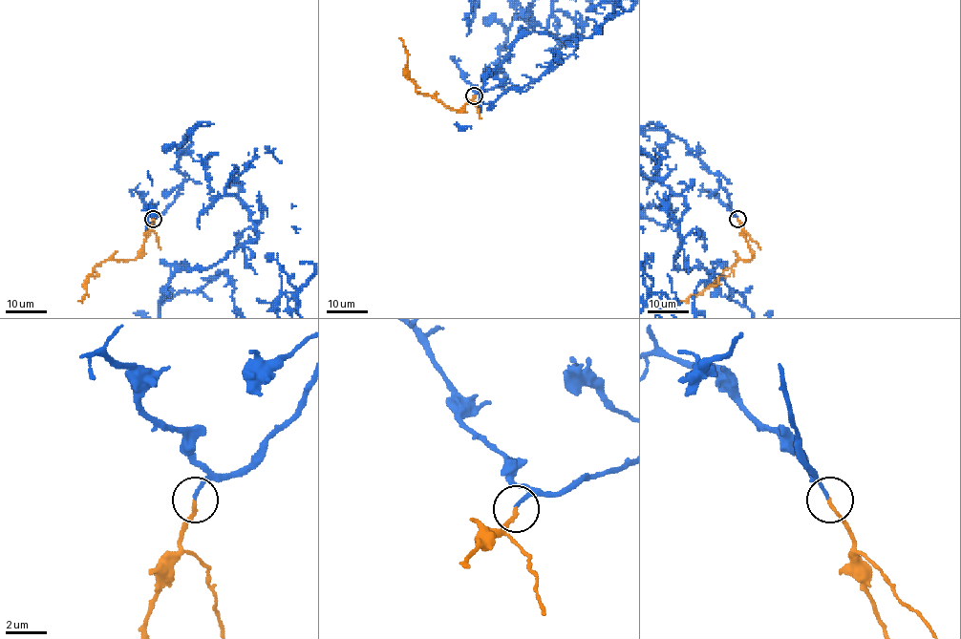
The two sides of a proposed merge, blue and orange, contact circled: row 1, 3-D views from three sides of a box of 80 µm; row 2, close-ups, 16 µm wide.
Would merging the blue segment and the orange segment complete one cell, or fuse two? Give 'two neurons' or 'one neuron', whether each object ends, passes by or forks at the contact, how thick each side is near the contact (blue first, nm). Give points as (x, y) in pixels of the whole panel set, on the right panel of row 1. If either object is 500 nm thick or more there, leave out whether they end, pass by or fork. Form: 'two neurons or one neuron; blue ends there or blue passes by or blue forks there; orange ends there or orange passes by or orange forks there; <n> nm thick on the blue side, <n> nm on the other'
one neuron; blue ends there; orange ends there; 150 nm thick on the blue side, 170 nm on the other

